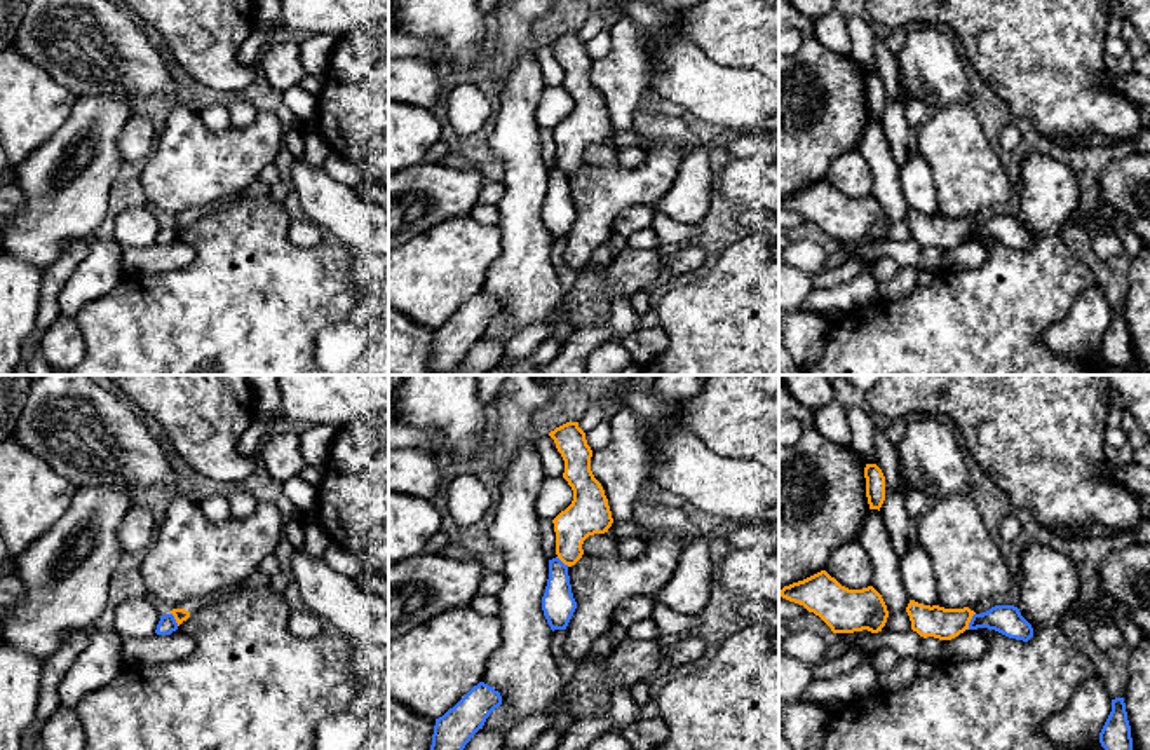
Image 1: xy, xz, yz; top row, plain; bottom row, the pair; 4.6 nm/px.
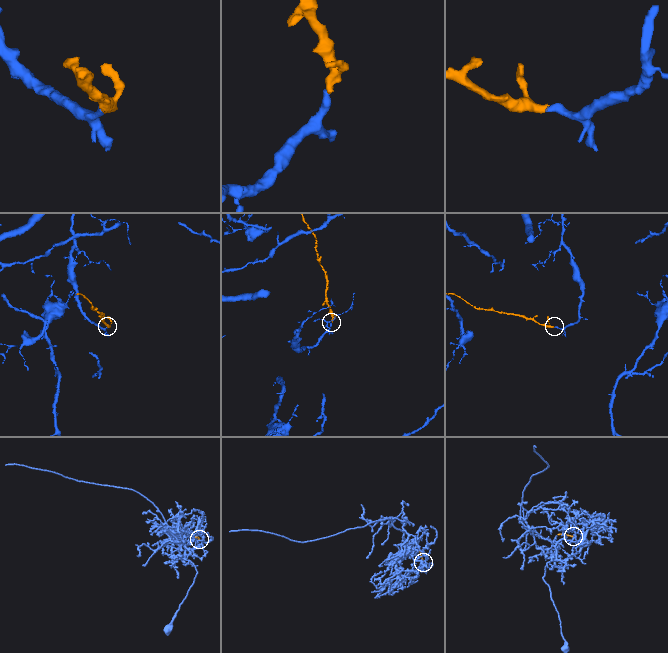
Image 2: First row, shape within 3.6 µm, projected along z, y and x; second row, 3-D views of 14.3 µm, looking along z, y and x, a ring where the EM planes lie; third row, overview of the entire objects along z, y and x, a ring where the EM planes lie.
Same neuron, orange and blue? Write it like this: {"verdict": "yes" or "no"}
{"verdict": "no"}

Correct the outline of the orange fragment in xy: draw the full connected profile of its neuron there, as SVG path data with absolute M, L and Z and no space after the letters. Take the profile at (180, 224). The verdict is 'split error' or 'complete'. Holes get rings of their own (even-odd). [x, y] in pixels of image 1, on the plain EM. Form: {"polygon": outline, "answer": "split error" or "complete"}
{"polygon": "M218 204L190 208L190 209L179 213L176 218L172 218L171 223L174 225L178 235L179 235L192 223L195 223L200 218L204 218L206 215L213 213L216 208L218 208Z", "answer": "split error"}

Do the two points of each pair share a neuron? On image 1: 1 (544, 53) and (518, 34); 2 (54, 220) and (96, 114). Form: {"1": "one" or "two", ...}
{"1": "two", "2": "one"}

